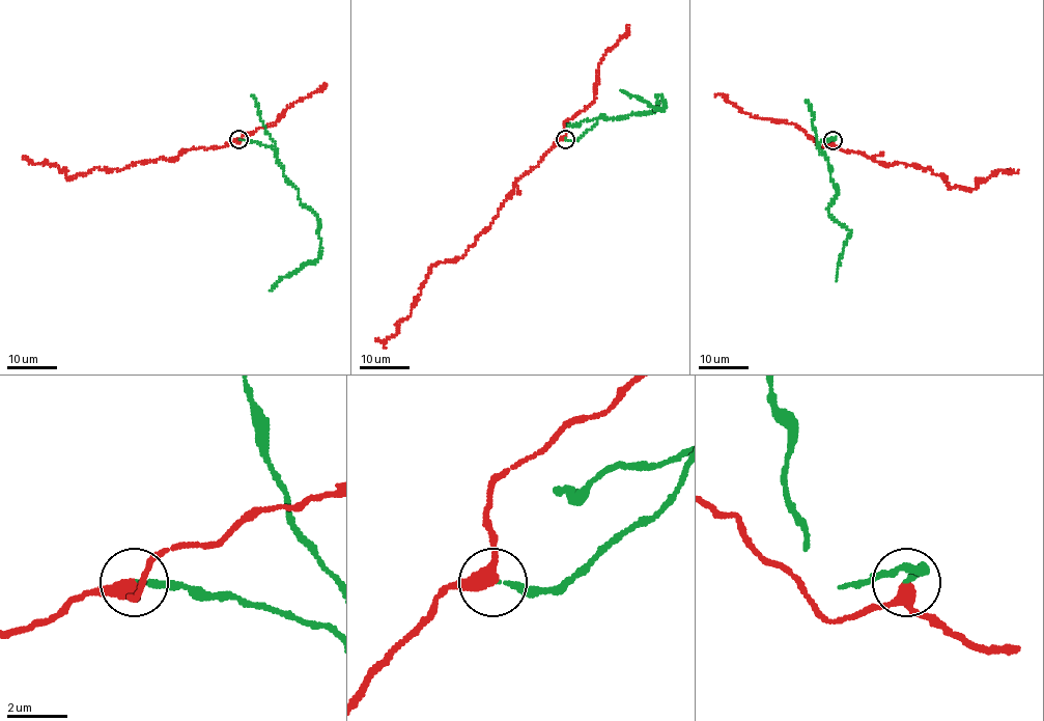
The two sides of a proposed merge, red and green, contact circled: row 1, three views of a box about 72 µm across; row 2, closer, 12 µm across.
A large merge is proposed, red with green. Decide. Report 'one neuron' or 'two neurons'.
two neurons

